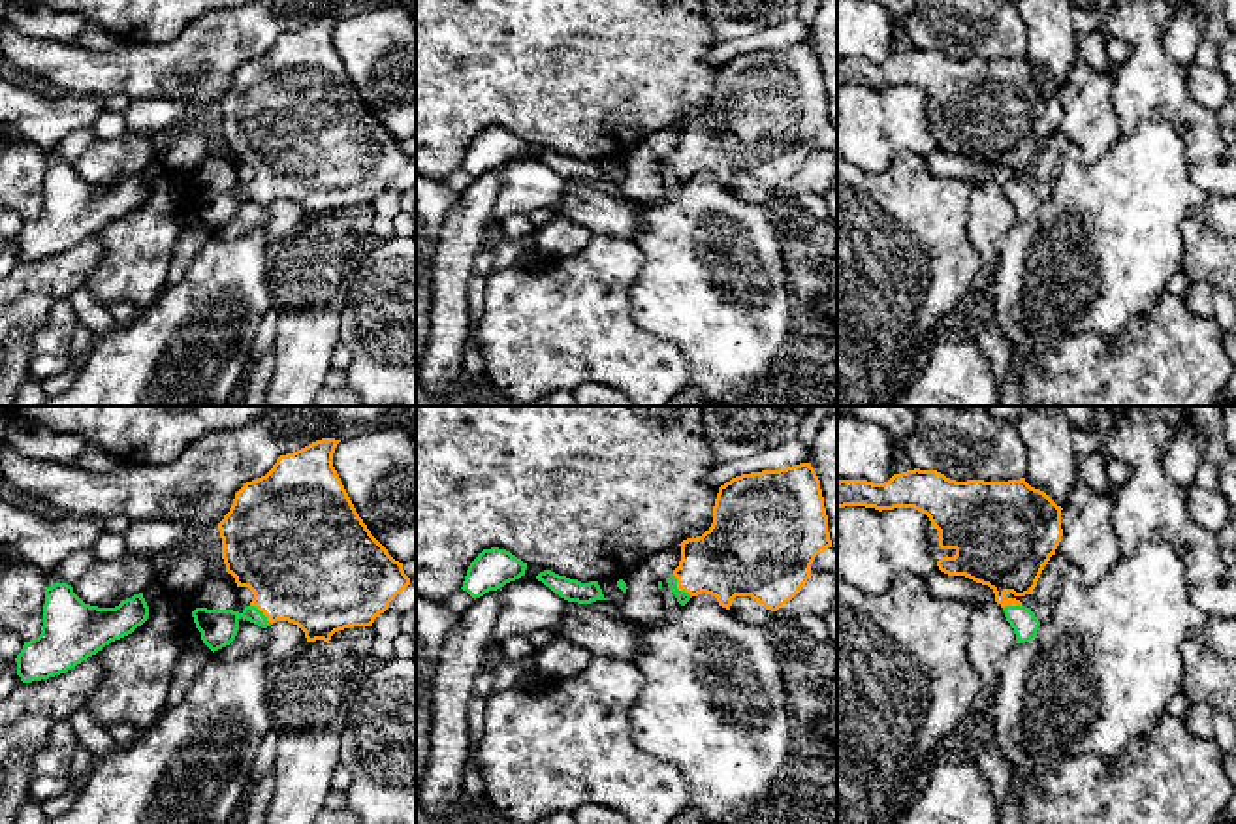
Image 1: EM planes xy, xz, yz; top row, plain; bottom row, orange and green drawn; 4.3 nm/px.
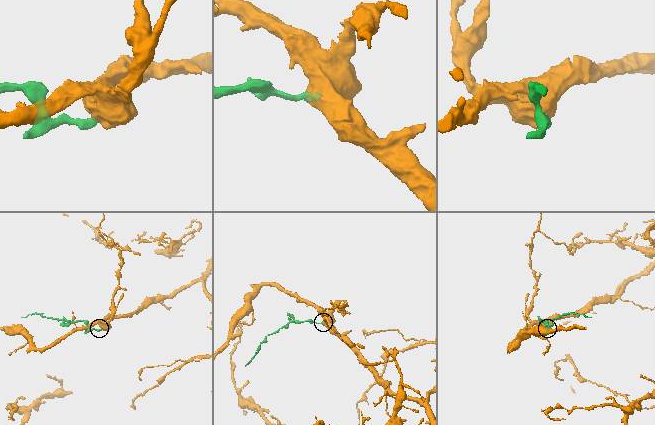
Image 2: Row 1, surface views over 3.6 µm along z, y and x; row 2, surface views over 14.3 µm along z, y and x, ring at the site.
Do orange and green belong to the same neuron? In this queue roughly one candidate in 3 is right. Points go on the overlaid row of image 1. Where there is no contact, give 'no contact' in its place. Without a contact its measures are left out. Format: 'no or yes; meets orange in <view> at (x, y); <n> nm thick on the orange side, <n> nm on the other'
yes; meets orange in xz at (678, 587); 320 nm thick on the orange side, 50 nm on the other

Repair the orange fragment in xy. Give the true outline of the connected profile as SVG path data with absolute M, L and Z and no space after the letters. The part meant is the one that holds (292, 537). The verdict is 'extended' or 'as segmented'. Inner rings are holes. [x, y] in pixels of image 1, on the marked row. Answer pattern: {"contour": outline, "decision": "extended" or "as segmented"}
{"contour": "M322 438L280 455L265 476L246 482L235 493L230 512L218 523L222 559L237 587L248 587L254 598L241 613L207 608L192 611L213 653L235 640L241 617L261 628L288 621L305 632L307 642L329 642L339 630L372 626L410 585L403 563L371 534L352 504L333 467L339 442Z", "decision": "extended"}

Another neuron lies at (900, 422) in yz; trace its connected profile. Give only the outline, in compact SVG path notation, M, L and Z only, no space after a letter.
M854 406L852 416L880 425L894 440L905 440L916 429L911 406Z

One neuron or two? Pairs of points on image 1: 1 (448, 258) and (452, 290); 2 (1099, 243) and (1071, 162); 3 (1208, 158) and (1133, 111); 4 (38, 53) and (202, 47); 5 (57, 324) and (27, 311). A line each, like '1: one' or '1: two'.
1: one
2: one
3: one
4: one
5: two

